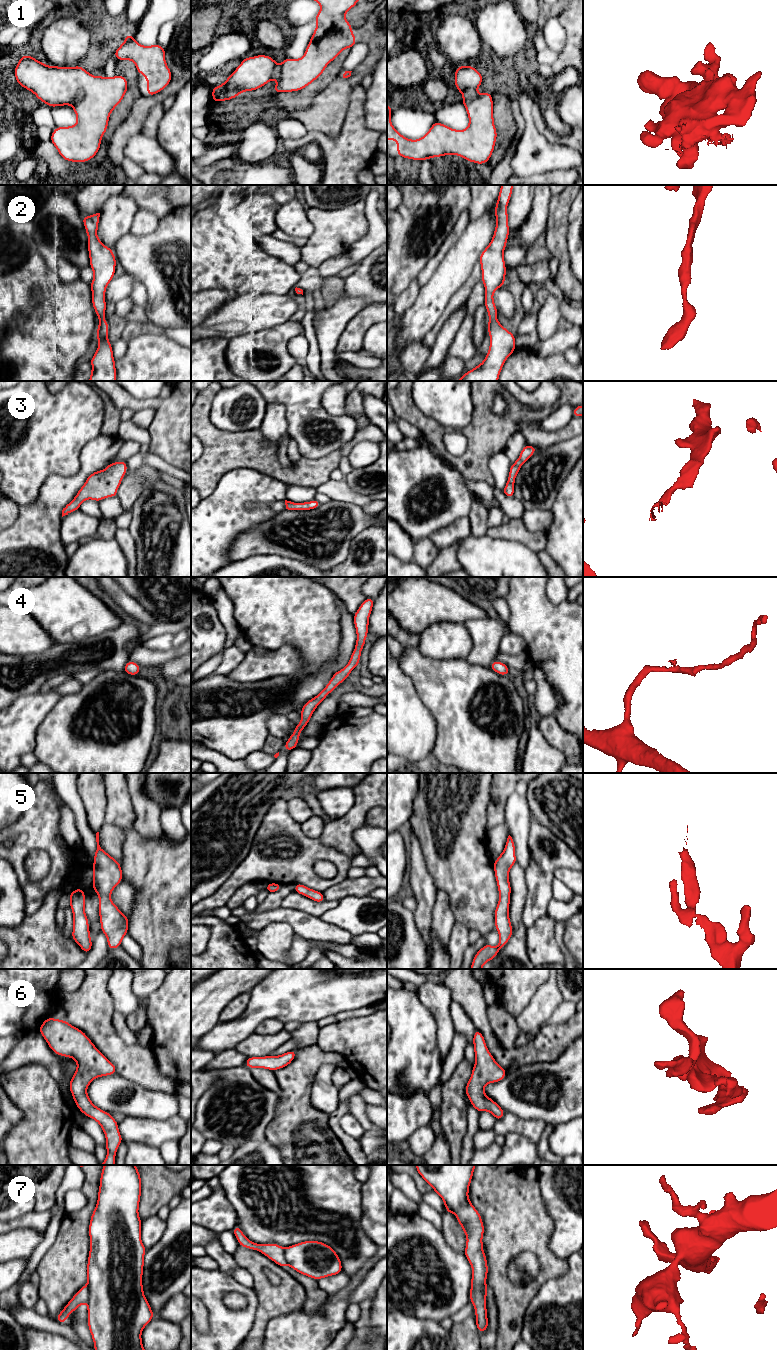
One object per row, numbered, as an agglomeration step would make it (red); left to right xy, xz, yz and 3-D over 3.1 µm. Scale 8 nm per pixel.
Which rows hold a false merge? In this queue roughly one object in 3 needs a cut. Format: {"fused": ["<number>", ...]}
{"fused": ["7"]}

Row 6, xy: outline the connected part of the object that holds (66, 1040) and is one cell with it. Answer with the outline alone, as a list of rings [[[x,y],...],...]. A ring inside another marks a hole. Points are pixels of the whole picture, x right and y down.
[[[48,1017],[39,1027],[39,1032],[46,1040],[50,1049],[59,1056],[71,1057],[77,1063],[77,1069],[69,1082],[69,1089],[78,1109],[85,1115],[97,1121],[106,1138],[107,1156],[99,1165],[115,1165],[117,1149],[123,1138],[119,1133],[118,1122],[110,1113],[99,1109],[87,1095],[87,1087],[93,1079],[117,1073],[116,1066],[110,1062],[80,1029],[69,1024],[66,1020]]]

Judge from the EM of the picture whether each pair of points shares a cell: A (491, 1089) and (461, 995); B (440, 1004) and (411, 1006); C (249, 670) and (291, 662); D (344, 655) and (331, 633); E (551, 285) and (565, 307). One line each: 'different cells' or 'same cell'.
A: different cells
B: different cells
C: same cell
D: different cells
E: same cell

